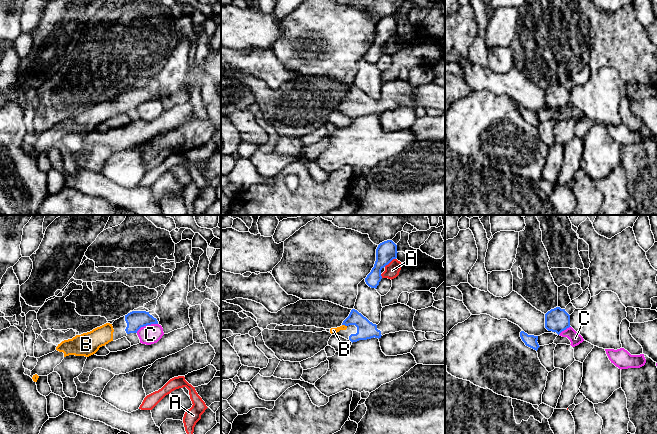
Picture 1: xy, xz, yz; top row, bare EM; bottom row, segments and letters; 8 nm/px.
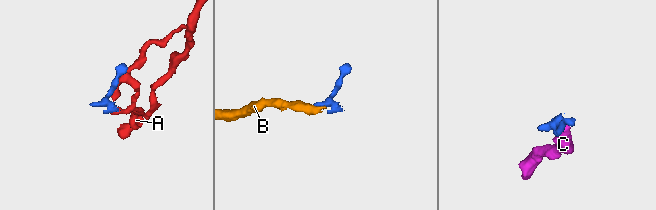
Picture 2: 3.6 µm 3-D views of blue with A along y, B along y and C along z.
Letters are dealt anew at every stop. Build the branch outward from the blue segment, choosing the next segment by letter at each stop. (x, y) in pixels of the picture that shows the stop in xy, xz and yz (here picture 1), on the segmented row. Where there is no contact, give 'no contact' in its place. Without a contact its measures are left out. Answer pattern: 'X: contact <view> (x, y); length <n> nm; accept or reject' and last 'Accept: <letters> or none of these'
A: contact xz (389, 262); length 120 nm; reject
B: contact xz (344, 324); length 40 nm; accept
C: contact xy (146, 325); length 190 nm; reject
Accept: B

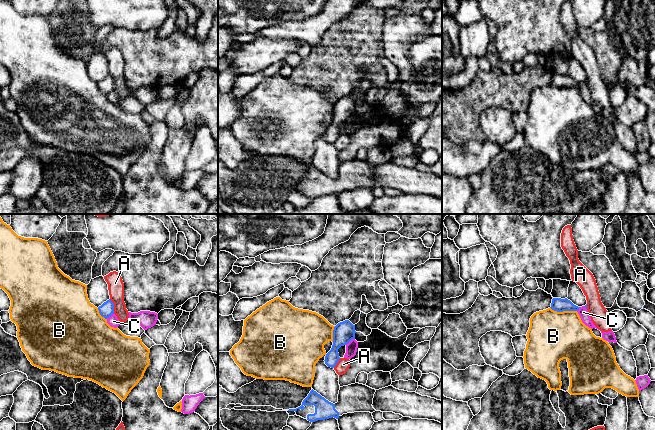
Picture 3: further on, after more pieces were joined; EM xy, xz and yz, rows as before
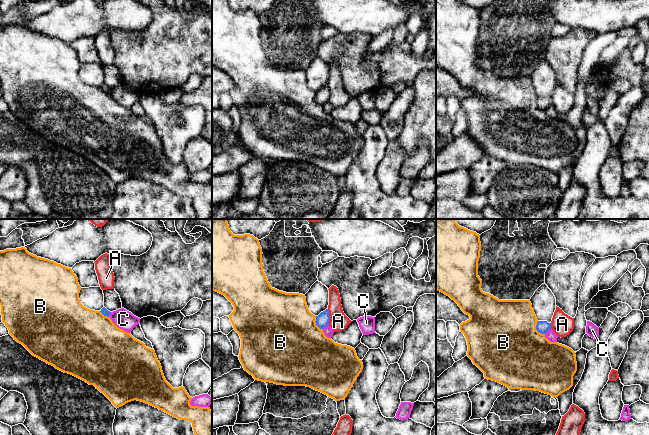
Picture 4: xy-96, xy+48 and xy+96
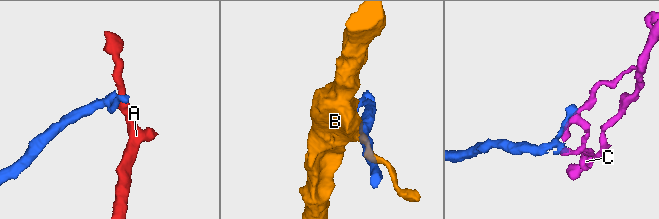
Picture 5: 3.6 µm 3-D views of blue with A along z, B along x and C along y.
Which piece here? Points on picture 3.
A: contact xy (113, 306); length 130 nm; reject
B: contact yz (563, 310); length 220 nm; reject
C: contact xz (349, 341); length 90 nm; reject
Accept: none of these

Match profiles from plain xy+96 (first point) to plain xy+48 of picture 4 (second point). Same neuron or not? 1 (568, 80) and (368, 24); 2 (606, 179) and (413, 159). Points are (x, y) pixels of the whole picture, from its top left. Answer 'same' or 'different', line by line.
1: different
2: different

